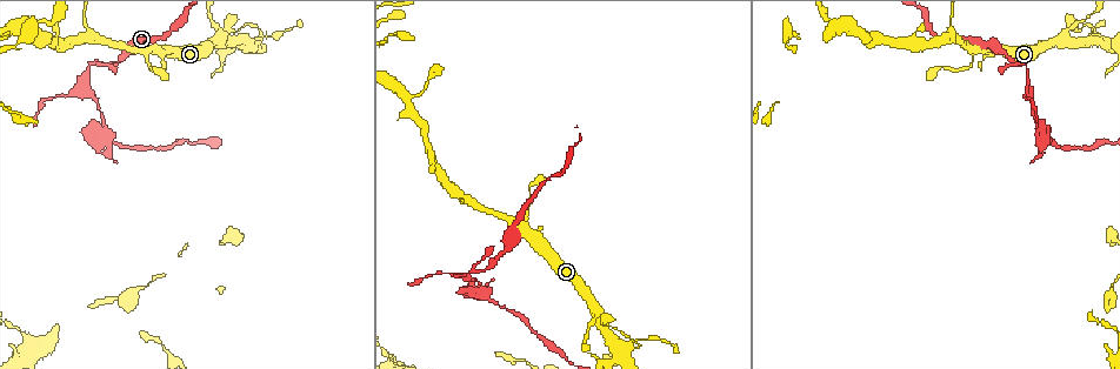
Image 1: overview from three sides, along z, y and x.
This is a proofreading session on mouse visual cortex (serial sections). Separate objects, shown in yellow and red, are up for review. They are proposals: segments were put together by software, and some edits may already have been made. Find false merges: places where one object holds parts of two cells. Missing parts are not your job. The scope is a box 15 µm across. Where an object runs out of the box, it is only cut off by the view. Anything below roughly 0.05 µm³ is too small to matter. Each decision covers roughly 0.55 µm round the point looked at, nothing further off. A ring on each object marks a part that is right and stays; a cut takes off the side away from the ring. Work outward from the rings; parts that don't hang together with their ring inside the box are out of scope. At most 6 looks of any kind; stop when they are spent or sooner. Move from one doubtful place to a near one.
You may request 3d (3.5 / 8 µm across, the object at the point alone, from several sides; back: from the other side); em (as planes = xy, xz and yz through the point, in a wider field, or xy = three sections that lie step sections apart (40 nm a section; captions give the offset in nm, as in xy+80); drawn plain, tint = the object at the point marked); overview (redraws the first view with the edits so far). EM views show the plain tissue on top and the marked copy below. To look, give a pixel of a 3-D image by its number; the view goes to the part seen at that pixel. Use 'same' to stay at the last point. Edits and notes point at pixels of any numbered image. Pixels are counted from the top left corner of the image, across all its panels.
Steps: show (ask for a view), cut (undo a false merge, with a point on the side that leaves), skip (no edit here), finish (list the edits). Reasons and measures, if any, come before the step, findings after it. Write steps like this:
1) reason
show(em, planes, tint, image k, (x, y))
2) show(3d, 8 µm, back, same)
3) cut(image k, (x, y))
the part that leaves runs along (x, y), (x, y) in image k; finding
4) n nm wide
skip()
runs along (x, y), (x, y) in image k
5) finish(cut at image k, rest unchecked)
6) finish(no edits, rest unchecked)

a narrow waist
show(3d, 3.5 µm, image 1, (638, 340))

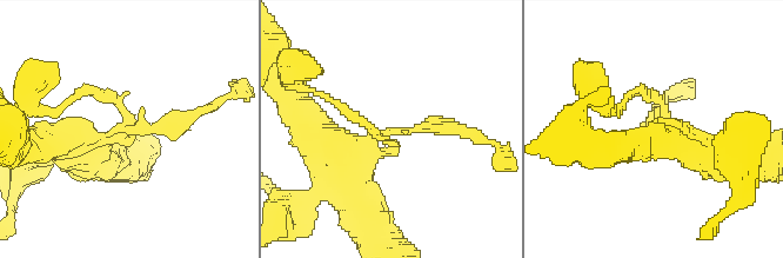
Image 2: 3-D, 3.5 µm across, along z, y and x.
show(em, xy, step 3, tint, image 2, (386, 134))

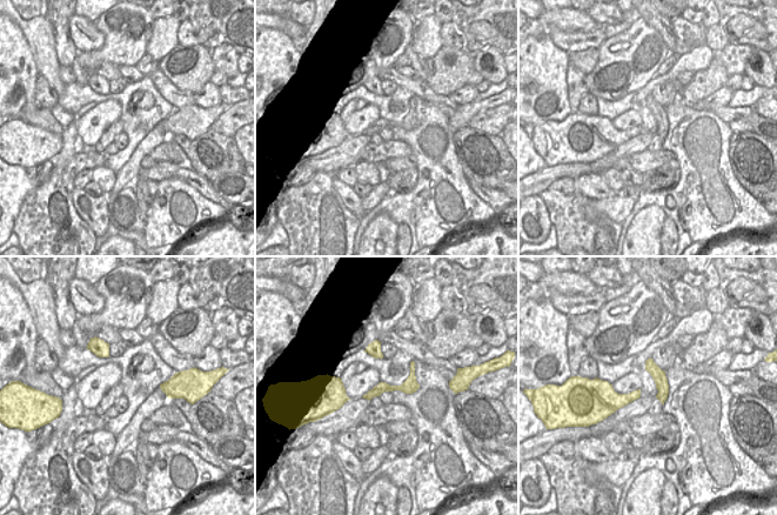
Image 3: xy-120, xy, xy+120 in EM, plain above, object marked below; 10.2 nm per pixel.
another direction
show(em, xy, step 2, tint, same)

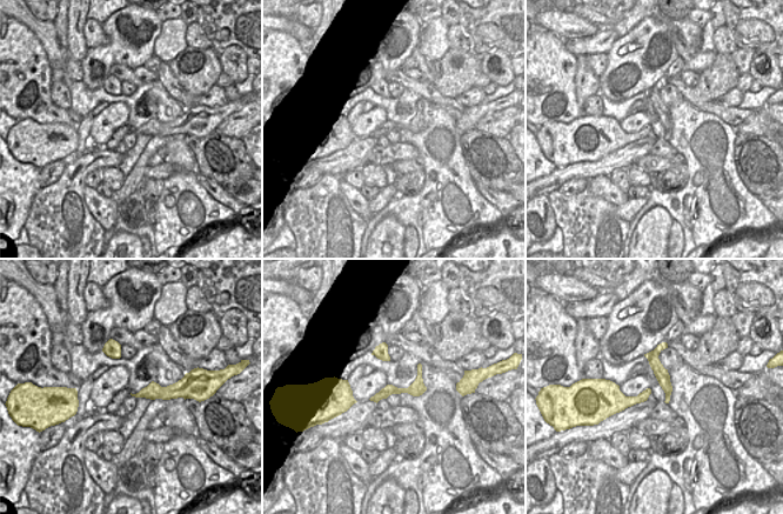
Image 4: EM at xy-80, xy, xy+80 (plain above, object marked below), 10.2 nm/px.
skip()
runs along (53, 143), (198, 113) in image 2; all the same cell

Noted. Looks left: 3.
show(3d, 8 µm, back, image 1, (461, 275))

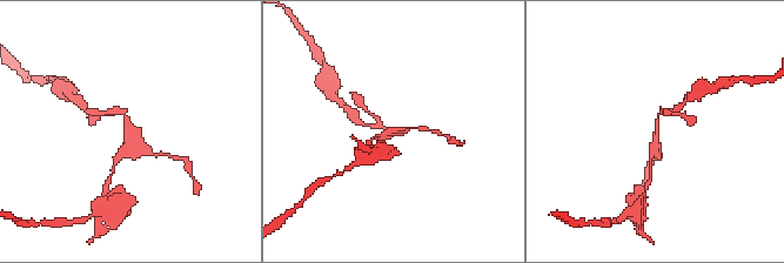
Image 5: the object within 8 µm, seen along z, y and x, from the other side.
show(3d, 3.5 µm, image 5, (655, 134))

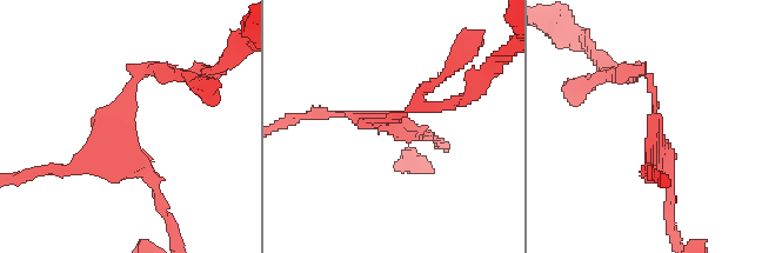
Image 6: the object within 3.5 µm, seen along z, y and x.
show(em, planes, tint, image 6, (118, 124))

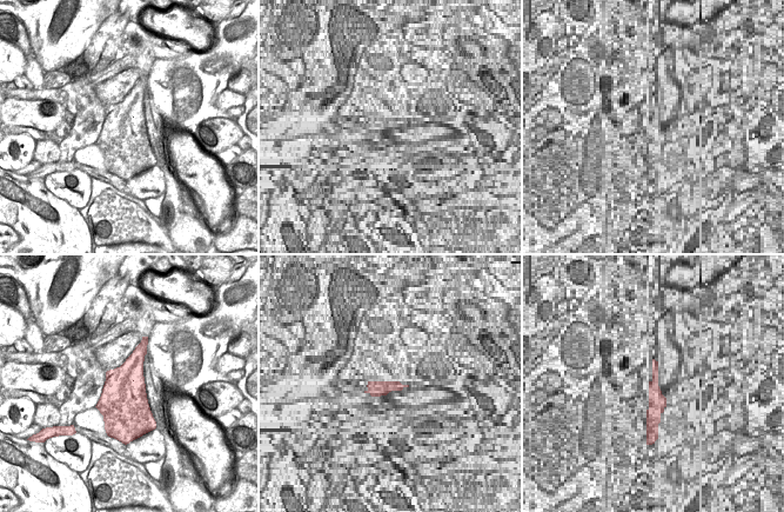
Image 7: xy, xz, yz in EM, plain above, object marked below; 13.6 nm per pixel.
cut(image 6, (99, 153))
the part that leaves runs along (155, 71), (124, 93), (134, 161) in image 6; two cells meet here

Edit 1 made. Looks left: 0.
finish(cut at image 6, rest unchecked)

